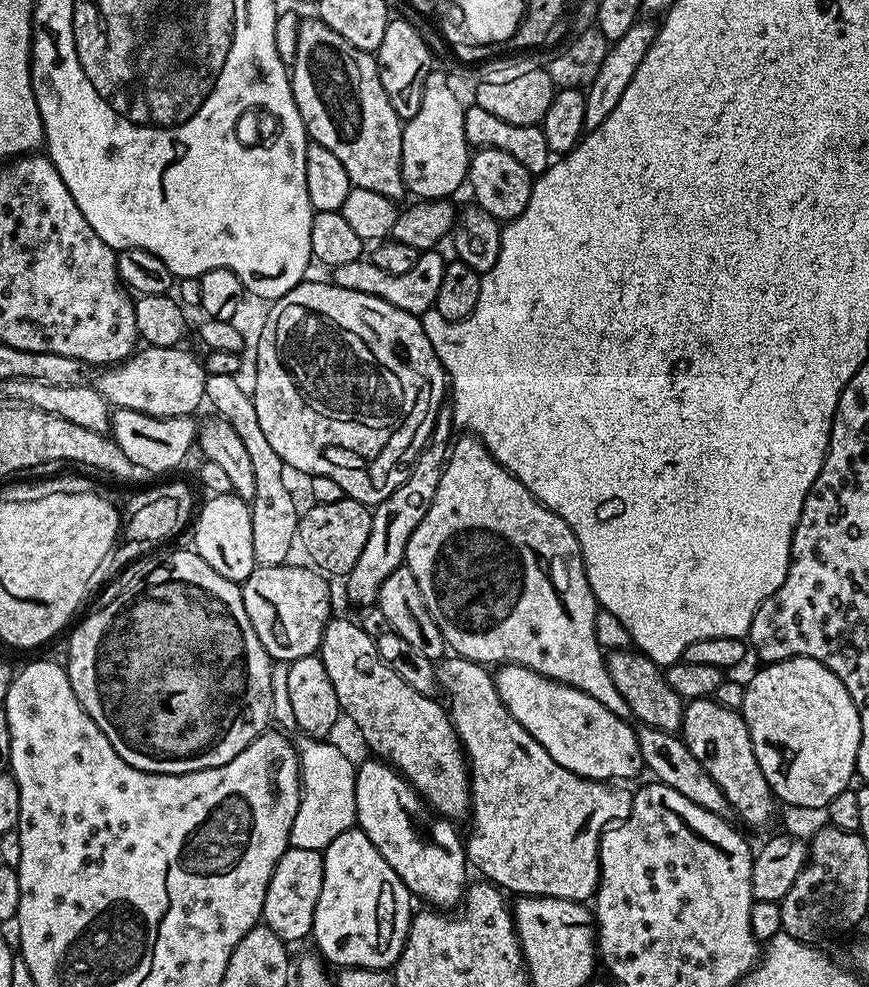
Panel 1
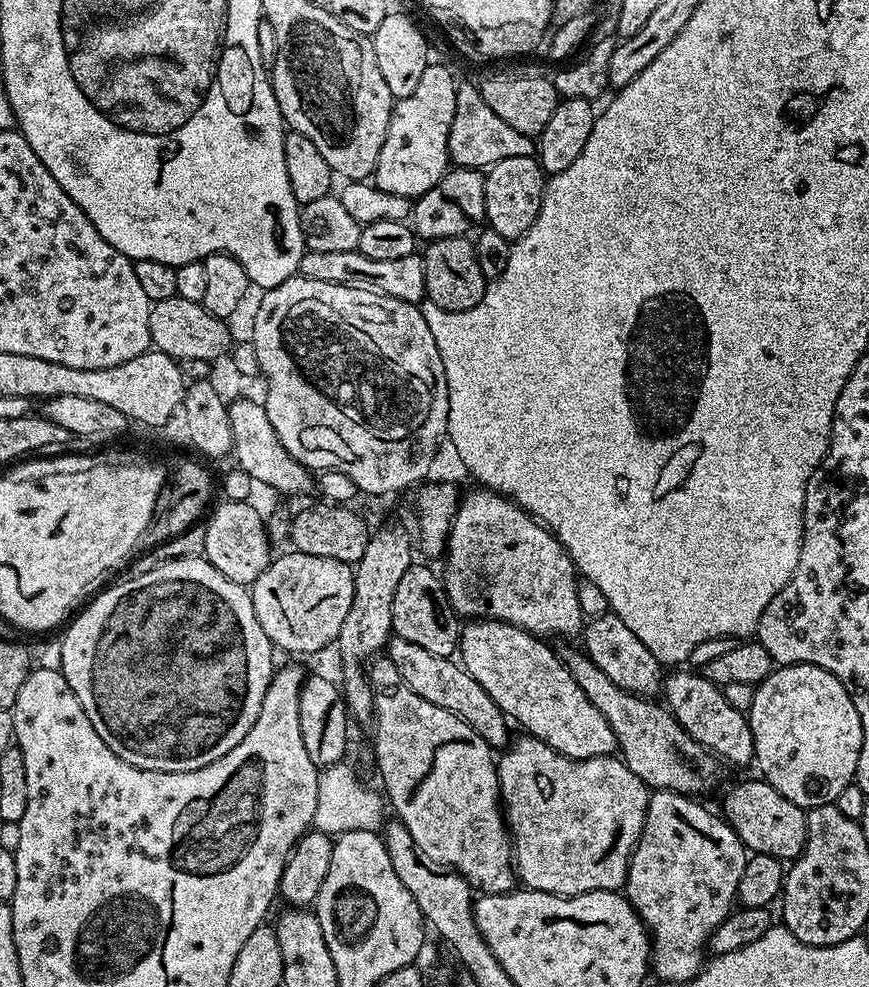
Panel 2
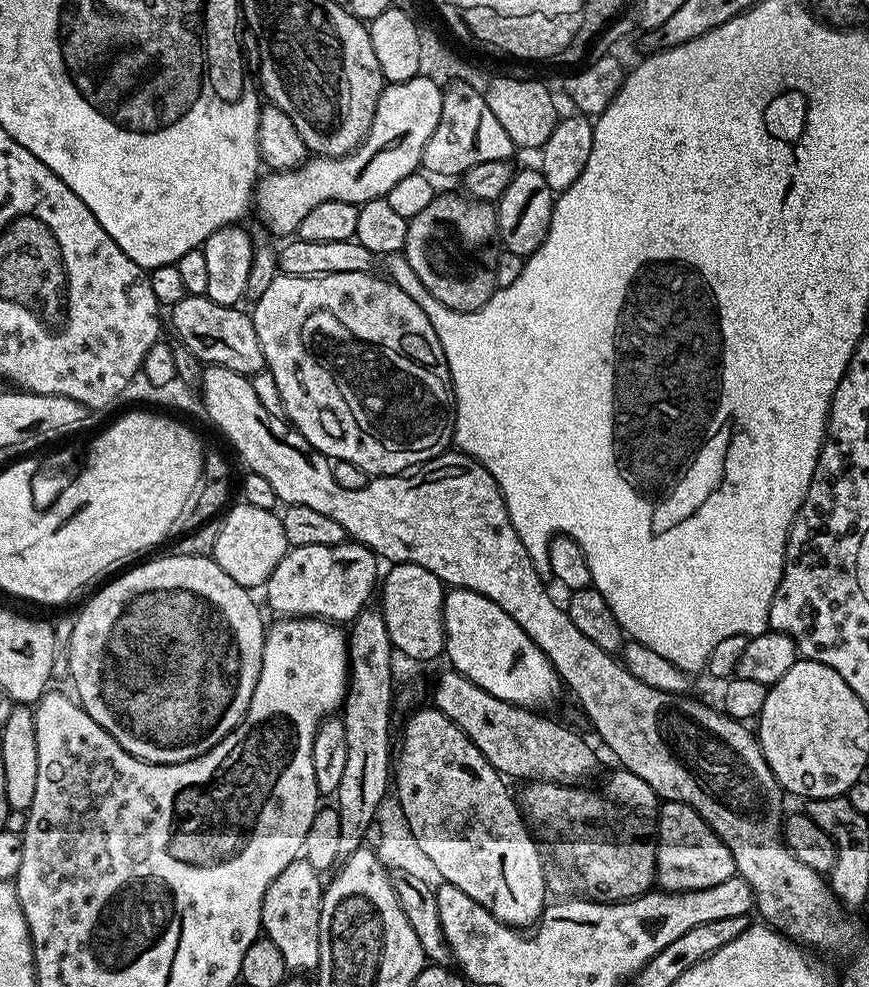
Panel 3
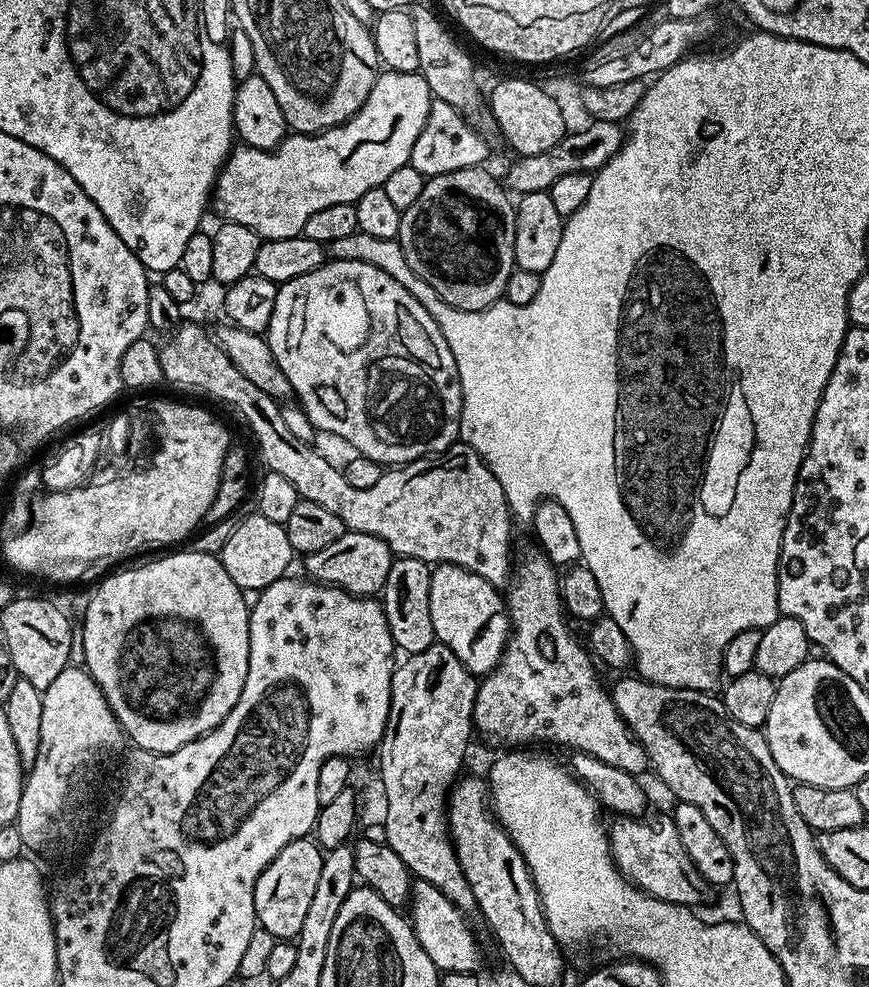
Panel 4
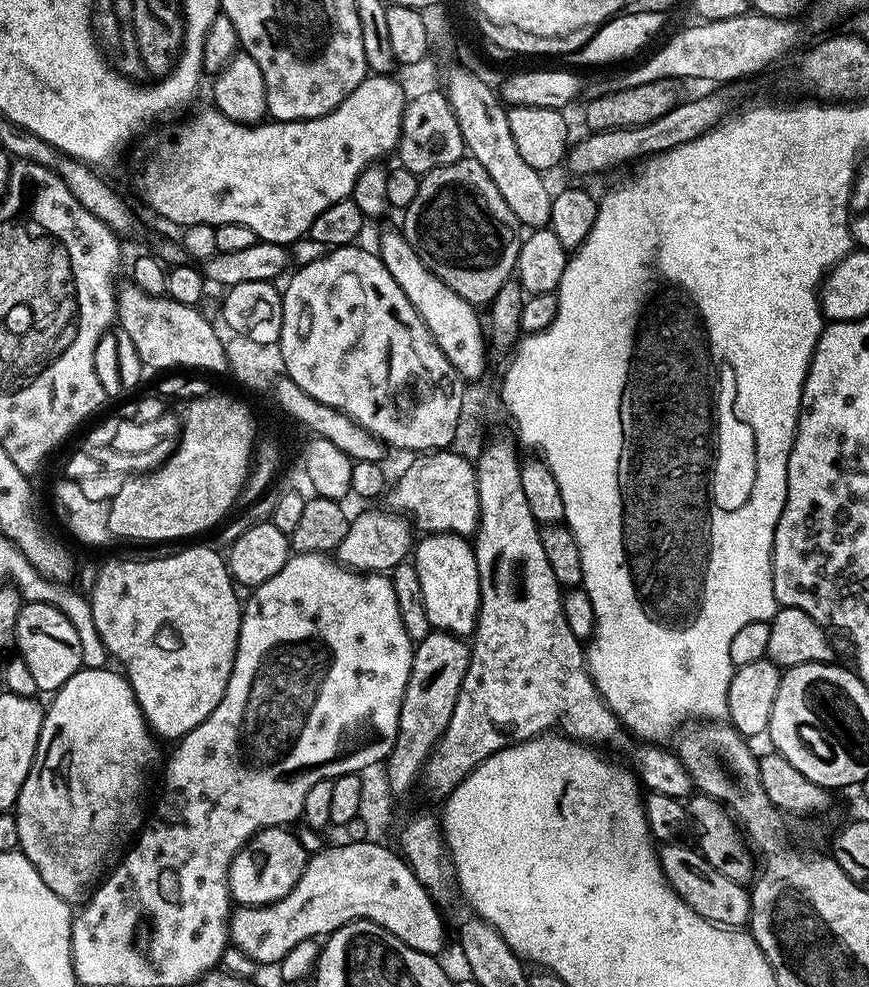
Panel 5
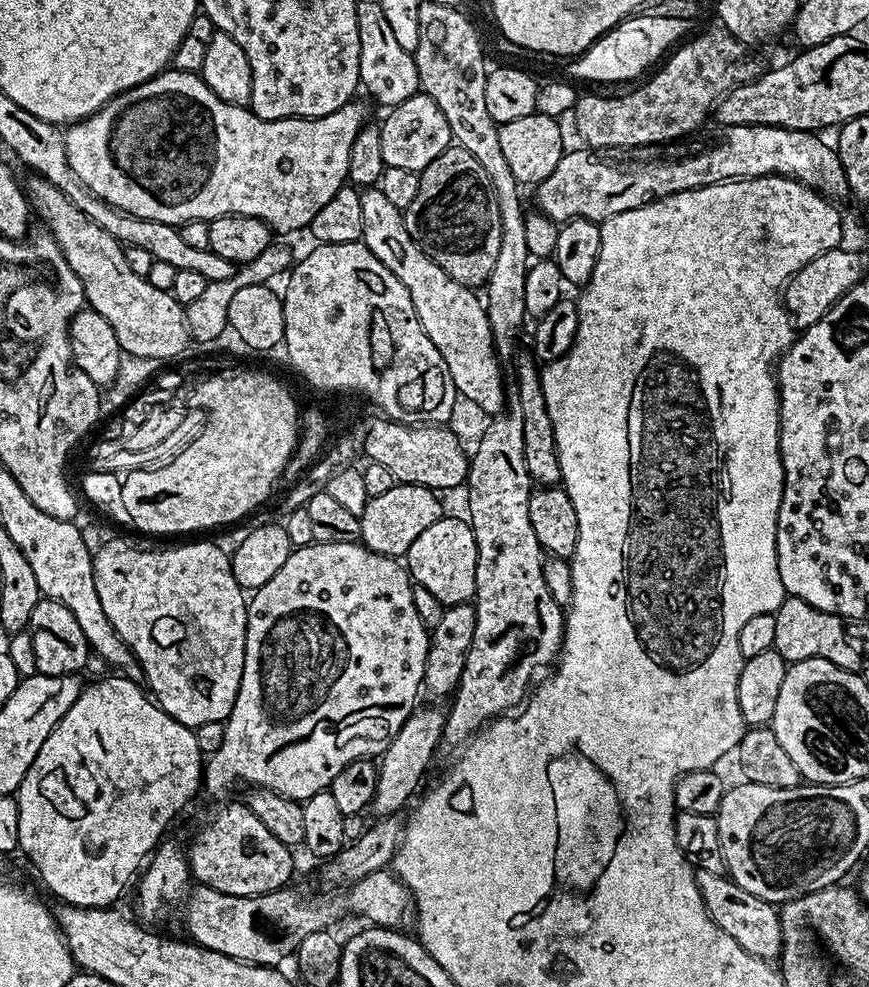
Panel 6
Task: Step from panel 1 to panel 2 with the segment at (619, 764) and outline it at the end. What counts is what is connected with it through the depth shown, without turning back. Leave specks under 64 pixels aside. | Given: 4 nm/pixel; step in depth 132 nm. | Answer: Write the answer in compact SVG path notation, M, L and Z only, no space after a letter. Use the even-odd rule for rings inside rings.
M477 620L465 623L460 629L460 646L458 660L462 667L494 698L494 702L505 717L517 720L524 727L527 735L534 736L543 744L548 744L555 752L569 756L575 760L585 760L595 756L610 756L617 751L614 730L610 730L610 722L598 714L598 706L582 694L582 686L574 682L568 667L559 655L555 656L547 648L543 639L537 638L525 628L506 624L501 620Z

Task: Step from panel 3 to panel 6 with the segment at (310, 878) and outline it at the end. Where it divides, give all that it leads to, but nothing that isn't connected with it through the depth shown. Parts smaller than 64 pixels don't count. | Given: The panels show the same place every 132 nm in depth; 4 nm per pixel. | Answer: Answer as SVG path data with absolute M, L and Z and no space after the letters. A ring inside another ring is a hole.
M240 802L240 804L228 804L225 808L218 809L217 812L201 826L200 833L198 833L192 840L192 845L187 845L186 848L188 871L191 879L195 881L196 884L205 884L214 890L222 890L222 894L234 894L235 896L261 896L267 892L276 892L280 888L285 887L285 885L291 881L288 879L292 876L292 854L294 854L293 849L284 845L278 838L274 838L274 834L272 834L270 830L268 830L266 826L255 817L255 814L251 812L247 803L244 802Z

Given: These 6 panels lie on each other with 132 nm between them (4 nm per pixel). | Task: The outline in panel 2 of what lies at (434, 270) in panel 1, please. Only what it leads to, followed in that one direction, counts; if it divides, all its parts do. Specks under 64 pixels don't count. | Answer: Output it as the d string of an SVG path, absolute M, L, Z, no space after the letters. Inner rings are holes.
M359 250L305 251L300 263L299 275L318 282L383 292L385 296L398 298L407 304L419 305L426 296L426 266L423 255L420 254L413 254L406 258L366 258L366 254L362 254Z

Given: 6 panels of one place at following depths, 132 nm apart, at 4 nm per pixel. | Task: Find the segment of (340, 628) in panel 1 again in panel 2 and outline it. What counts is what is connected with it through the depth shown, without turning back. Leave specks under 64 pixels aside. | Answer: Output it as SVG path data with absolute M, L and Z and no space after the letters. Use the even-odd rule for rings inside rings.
M393 682L384 689L377 691L374 696L374 725L376 724L376 737L372 744L376 747L376 768L380 771L380 780L384 783L383 791L386 793L387 803L397 812L399 823L406 826L410 838L422 850L422 854L430 854L434 862L443 864L444 867L452 869L453 872L459 872L468 885L480 894L491 894L493 892L510 892L517 887L518 877L514 867L514 849L510 835L509 825L506 823L506 817L502 811L502 801L500 799L500 783L496 773L497 761L494 759L494 749L478 735L462 718L450 714L450 710L442 710L442 706L434 706L426 702L426 698L418 698L414 690L410 690L404 684Z

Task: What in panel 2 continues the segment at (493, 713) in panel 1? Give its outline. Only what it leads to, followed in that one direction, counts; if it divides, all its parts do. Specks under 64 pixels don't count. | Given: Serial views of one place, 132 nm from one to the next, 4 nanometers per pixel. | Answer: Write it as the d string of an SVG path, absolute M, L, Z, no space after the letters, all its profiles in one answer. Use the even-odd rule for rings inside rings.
M534 736L521 737L521 740L513 739L510 746L499 753L496 765L502 811L510 825L519 883L533 892L553 892L555 896L623 889L632 851L644 829L650 795L648 785L615 755L575 760L555 752Z

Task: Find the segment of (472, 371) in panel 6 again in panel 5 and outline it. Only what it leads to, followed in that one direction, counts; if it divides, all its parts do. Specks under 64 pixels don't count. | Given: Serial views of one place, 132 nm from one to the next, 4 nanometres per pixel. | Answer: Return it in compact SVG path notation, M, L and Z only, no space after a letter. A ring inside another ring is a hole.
M403 231L382 233L378 255L380 261L386 266L386 270L390 270L390 278L394 278L394 282L398 282L398 286L402 286L402 294L406 294L406 298L410 298L410 306L414 306L414 310L418 310L418 314L422 318L426 330L430 330L438 350L442 350L442 354L446 354L450 366L454 366L460 379L465 382L478 379L484 372L486 328L482 323L481 313L480 316L476 313L479 312L477 305L466 302L466 298L454 294L454 290L450 290L450 286L446 286L446 282L442 282L442 278L438 278L438 274L429 270L422 262L422 258L418 258L418 254L414 254L414 246L410 246Z

